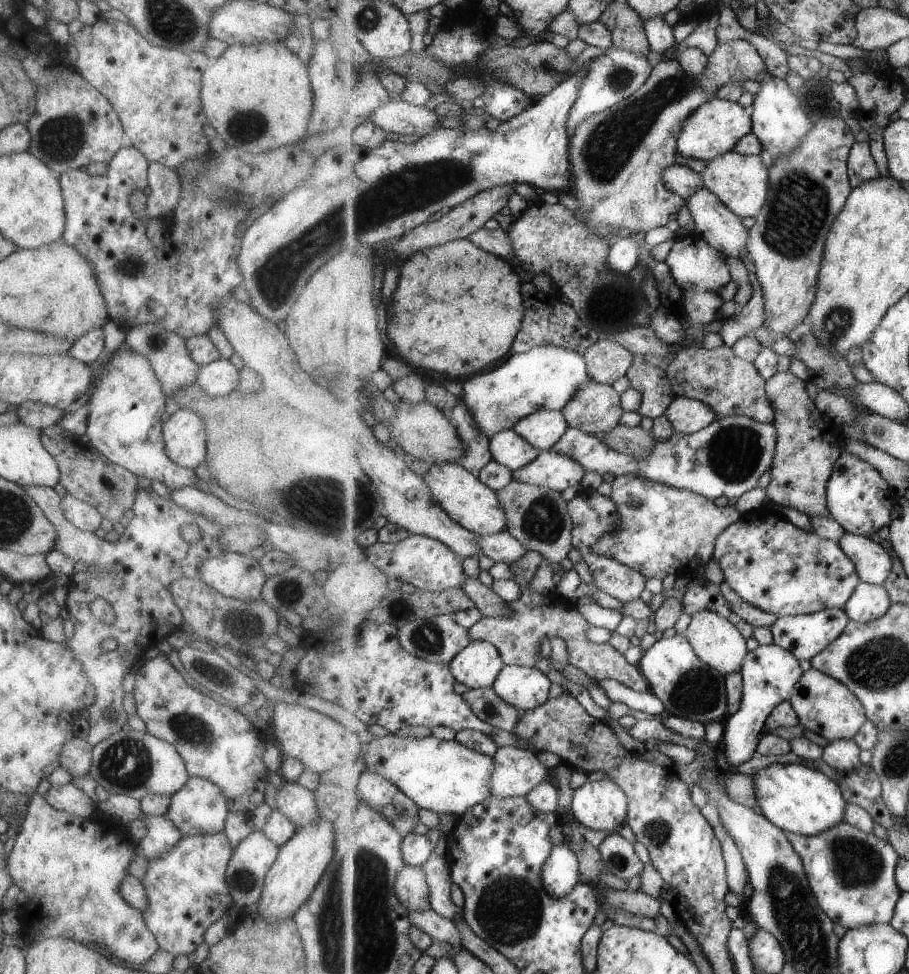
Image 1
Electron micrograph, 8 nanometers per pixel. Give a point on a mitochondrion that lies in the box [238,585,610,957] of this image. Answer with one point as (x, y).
(508, 918)

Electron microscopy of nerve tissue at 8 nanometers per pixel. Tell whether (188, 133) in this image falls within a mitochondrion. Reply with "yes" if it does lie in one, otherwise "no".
no

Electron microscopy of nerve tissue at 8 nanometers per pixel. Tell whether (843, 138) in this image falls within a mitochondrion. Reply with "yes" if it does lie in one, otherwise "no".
no

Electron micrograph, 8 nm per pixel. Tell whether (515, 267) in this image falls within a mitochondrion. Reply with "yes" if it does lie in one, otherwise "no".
no

